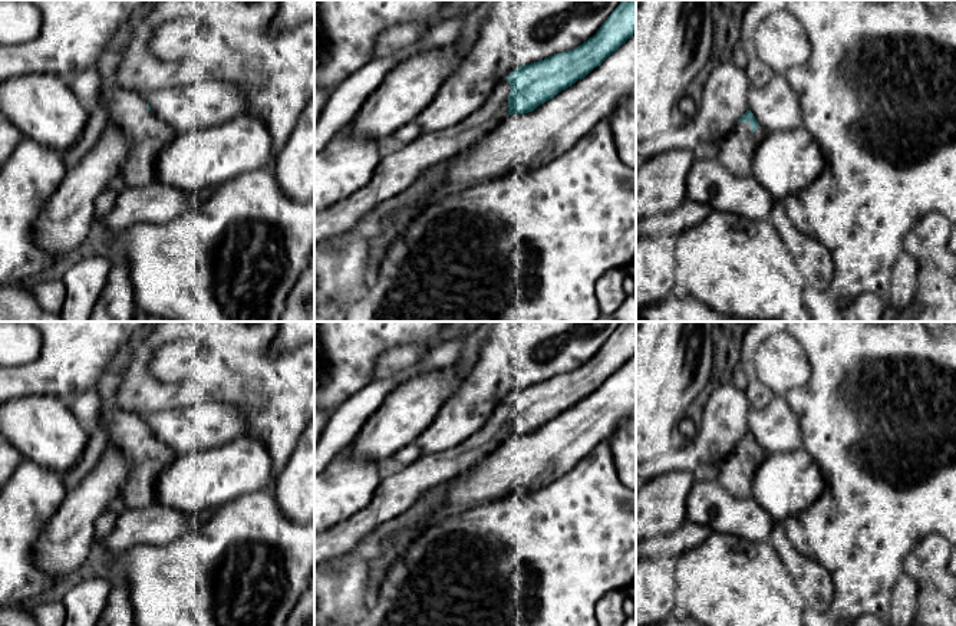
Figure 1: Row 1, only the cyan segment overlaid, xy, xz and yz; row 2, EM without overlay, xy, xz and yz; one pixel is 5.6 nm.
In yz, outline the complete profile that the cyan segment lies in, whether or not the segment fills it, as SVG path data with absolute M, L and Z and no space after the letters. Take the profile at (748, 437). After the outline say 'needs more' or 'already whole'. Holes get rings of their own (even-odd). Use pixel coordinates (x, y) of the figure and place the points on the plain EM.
M748 431L732 455L719 464L718 481L735 497L751 497L752 480L765 455Z; needs more

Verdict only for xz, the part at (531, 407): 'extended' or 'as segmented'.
extended

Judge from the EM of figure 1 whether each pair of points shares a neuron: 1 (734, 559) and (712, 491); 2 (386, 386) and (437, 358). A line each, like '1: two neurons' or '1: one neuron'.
1: two neurons
2: one neuron

